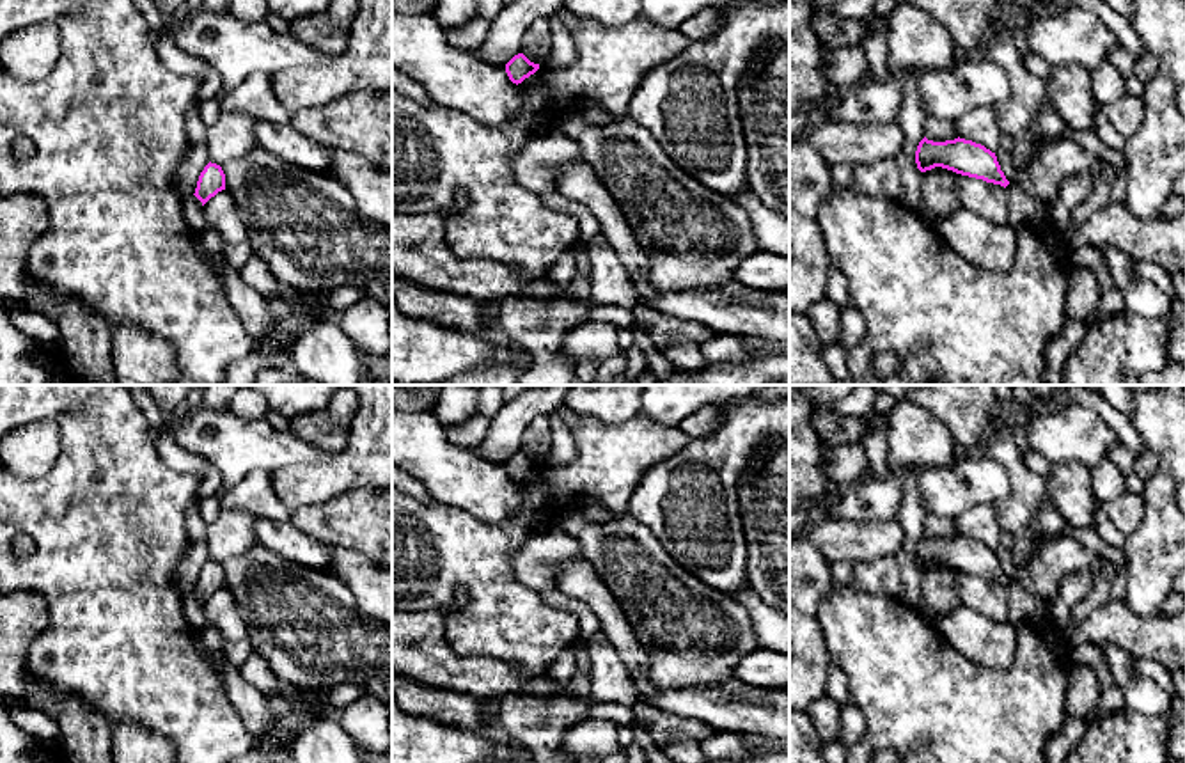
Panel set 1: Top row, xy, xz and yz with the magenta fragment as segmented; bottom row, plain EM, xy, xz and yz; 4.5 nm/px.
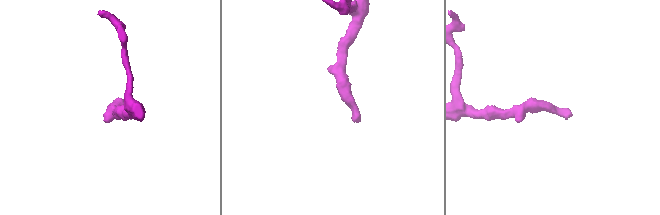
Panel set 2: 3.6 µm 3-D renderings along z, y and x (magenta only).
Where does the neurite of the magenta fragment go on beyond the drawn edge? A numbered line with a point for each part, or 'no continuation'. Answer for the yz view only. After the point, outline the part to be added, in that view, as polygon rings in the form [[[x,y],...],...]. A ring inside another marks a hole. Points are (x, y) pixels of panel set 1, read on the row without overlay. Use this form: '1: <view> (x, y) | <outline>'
no continuation

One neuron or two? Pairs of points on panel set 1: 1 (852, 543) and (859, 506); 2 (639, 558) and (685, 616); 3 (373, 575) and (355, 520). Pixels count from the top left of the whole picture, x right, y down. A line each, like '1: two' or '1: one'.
1: two
2: one
3: two

